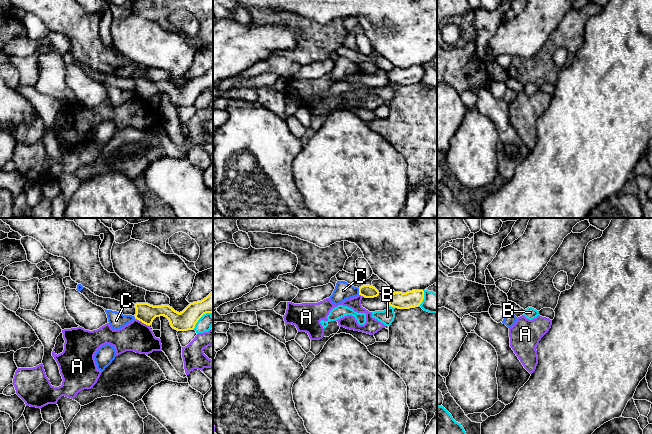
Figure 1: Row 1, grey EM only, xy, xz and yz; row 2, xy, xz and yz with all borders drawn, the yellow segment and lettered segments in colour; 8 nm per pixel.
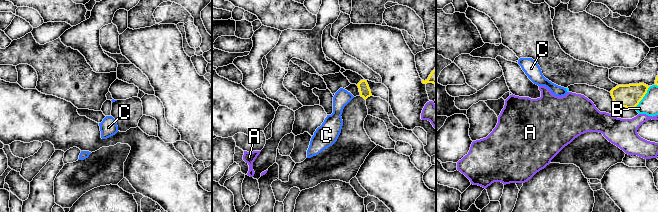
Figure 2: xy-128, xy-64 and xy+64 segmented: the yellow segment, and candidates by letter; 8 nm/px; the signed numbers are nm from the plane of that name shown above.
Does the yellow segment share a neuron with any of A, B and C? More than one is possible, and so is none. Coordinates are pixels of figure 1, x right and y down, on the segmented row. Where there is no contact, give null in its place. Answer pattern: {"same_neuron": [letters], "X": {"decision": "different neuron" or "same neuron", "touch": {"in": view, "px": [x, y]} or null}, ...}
{"same_neuron": [], "A": {"decision": "different neuron", "touch": {"in": "xy", "px": [142, 322]}}, "B": {"decision": "different neuron", "touch": {"in": "xy", "px": [200, 317]}}, "C": {"decision": "different neuron", "touch": {"in": "xz", "px": [359, 291]}}}

